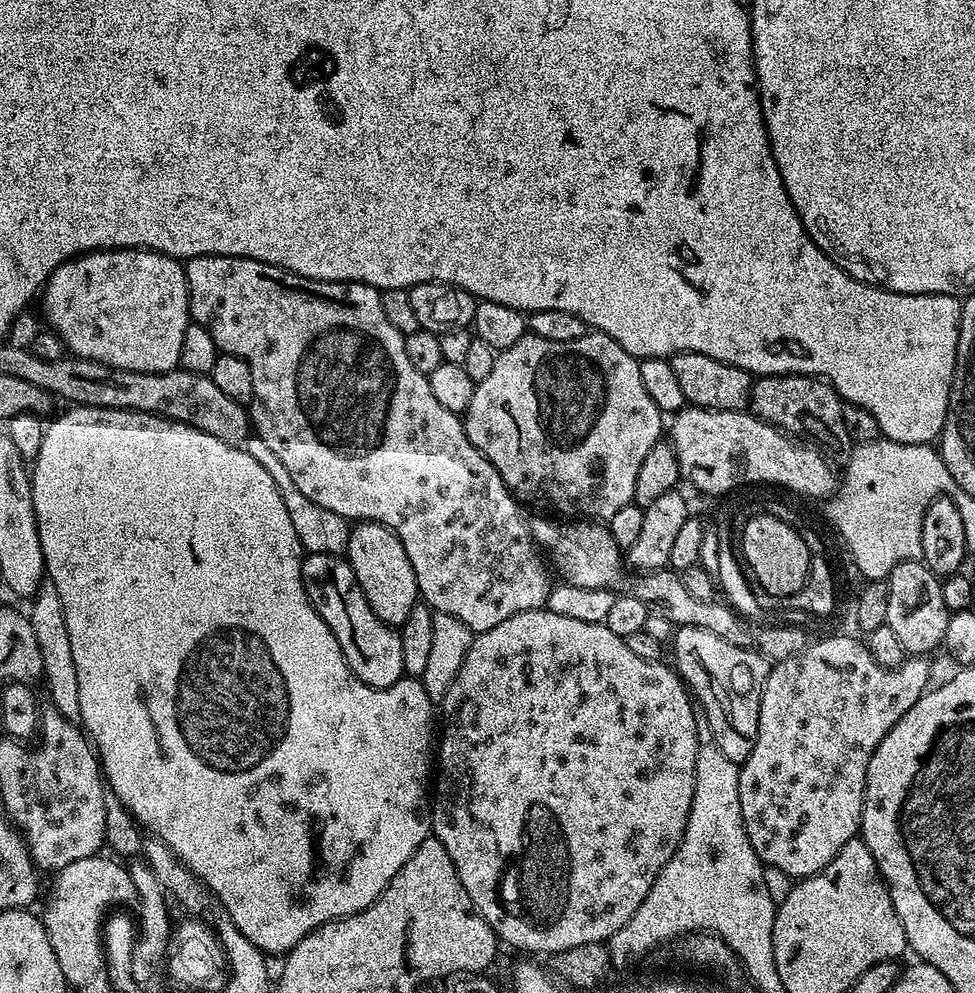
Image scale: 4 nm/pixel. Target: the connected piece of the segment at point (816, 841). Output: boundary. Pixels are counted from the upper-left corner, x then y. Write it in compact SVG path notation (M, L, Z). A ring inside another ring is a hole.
M828 636L817 644L809 643L800 653L794 654L784 661L775 662L769 667L766 686L762 690L760 709L758 710L758 738L754 742L754 750L750 750L750 758L746 758L740 765L740 781L738 782L738 802L742 806L742 822L746 834L750 838L750 846L754 846L754 854L758 854L761 864L769 868L782 870L782 874L793 878L812 876L820 872L831 862L860 832L860 816L864 812L864 791L866 790L866 770L870 766L870 758L874 750L890 734L890 730L922 698L930 687L928 679L932 676L932 668L927 664L924 656L909 655L897 668L887 668L876 664L870 654L867 643L855 640L852 636Z

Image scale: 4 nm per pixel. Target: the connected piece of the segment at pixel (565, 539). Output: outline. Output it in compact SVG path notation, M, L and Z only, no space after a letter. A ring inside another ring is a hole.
M572 518L569 524L559 524L556 520L532 520L532 539L546 553L551 567L560 571L559 579L565 584L582 586L583 588L615 589L615 584L624 576L624 560L622 549L614 542L614 538L608 532L603 523L593 522L587 518Z

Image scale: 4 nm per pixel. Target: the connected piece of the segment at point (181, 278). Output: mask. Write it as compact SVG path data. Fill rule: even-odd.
M102 248L99 252L86 252L72 257L62 266L58 266L44 283L44 316L48 319L47 327L62 338L65 349L73 356L81 356L94 362L102 362L118 370L138 370L139 372L172 372L180 367L182 354L182 334L186 334L190 323L188 310L188 279L184 273L185 265L175 256L161 252L149 252L147 248Z

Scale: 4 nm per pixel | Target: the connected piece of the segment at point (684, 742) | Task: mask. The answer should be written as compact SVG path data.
M547 610L519 612L510 618L506 618L506 622L498 622L498 626L494 626L494 630L486 630L473 639L470 650L450 686L450 690L446 690L446 698L442 701L444 737L441 740L439 737L438 740L438 771L434 776L434 803L430 808L430 832L435 840L442 842L442 846L446 846L446 852L450 854L450 858L458 870L460 881L466 886L466 890L470 894L472 905L480 913L482 919L496 931L497 937L503 943L505 940L506 943L513 944L514 947L521 948L524 952L557 954L570 950L571 947L582 946L584 943L609 941L612 935L618 930L622 930L630 922L631 916L641 906L646 894L650 894L662 866L666 866L666 862L670 862L670 858L678 850L690 818L690 806L694 802L698 738L696 737L696 723L694 722L696 708L694 707L693 697L679 675L669 665L668 668L660 660L638 658L638 654L634 654L634 650L630 650L627 639L614 634L614 630L610 630L605 623L578 622L578 618L566 618L562 614L554 614Z

